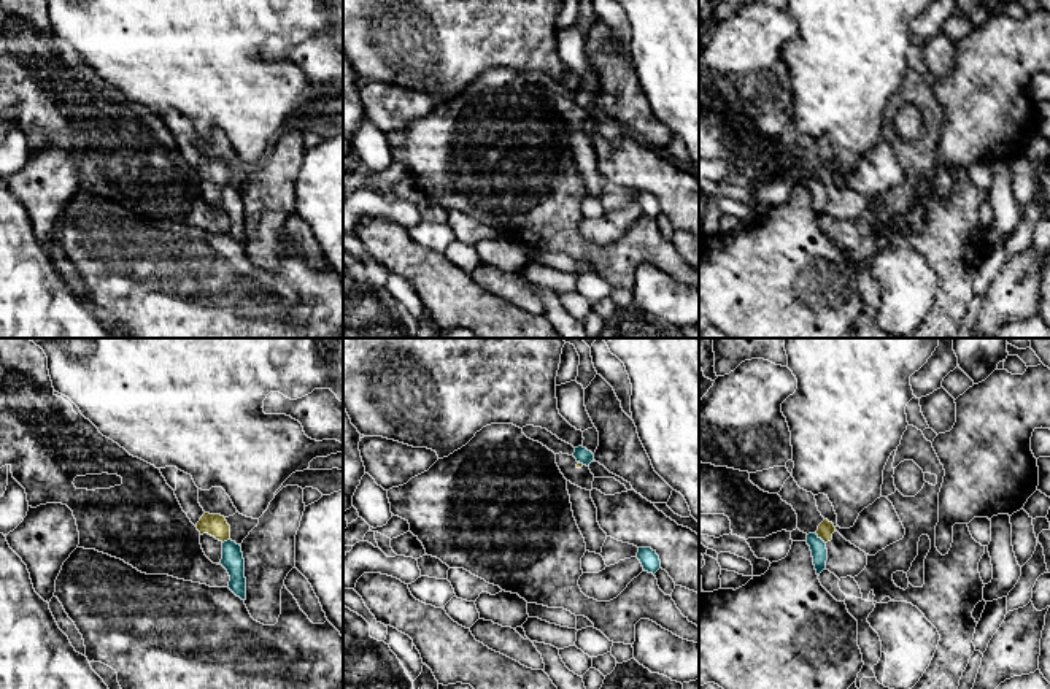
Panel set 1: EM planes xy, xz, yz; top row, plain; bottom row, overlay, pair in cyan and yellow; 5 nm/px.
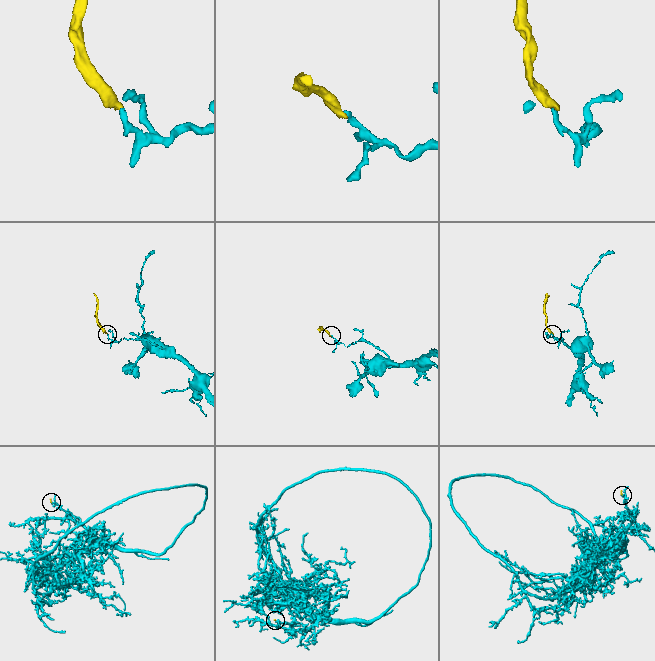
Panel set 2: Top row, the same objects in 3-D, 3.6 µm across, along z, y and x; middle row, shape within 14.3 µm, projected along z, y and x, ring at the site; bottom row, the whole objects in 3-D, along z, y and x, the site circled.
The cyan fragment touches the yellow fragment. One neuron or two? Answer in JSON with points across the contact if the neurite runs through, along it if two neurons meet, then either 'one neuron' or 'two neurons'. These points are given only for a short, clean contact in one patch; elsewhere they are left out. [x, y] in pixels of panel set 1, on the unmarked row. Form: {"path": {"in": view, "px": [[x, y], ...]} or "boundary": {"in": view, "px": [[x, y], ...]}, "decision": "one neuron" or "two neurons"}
{"boundary": {"in": "yz", "px": [[815, 178], [825, 188]]}, "decision": "two neurons"}

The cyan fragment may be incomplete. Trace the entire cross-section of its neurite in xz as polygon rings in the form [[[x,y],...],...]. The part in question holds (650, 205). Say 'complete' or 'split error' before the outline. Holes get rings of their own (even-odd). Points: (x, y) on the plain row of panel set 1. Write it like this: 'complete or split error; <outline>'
complete; [[[639,192],[637,203],[648,217],[656,217],[661,213],[661,205],[651,192]]]

